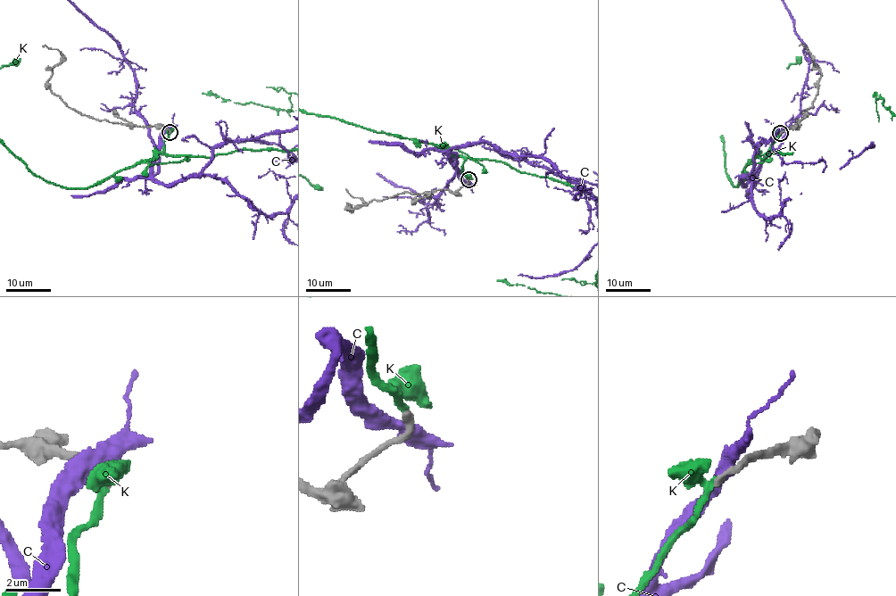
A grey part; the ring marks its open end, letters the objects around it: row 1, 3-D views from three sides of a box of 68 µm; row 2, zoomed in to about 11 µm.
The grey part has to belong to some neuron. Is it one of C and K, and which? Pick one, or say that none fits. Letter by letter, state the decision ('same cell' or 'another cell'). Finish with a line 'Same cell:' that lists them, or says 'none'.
C: another cell
K: same cell
Same cell: K

